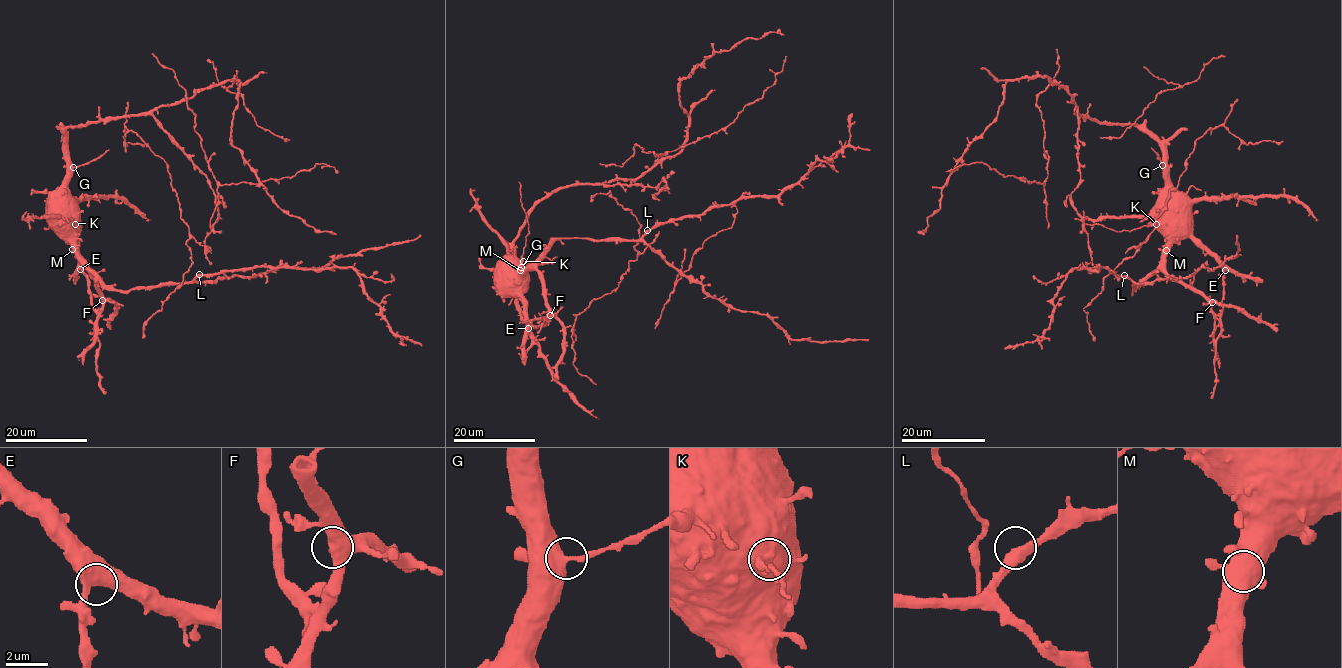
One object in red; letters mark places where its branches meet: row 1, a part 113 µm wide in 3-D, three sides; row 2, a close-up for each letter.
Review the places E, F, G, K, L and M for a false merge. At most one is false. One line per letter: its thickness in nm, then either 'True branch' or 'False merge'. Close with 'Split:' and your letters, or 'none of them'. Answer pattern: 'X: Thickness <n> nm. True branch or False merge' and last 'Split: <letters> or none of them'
E: Thickness 600 nm. True branch
F: Thickness 500 nm. True branch
G: Thickness 440 nm. True branch
K: Thickness 550 nm. False merge
L: Thickness 480 nm. True branch
M: Thickness 550 nm. True branch
Split: K

